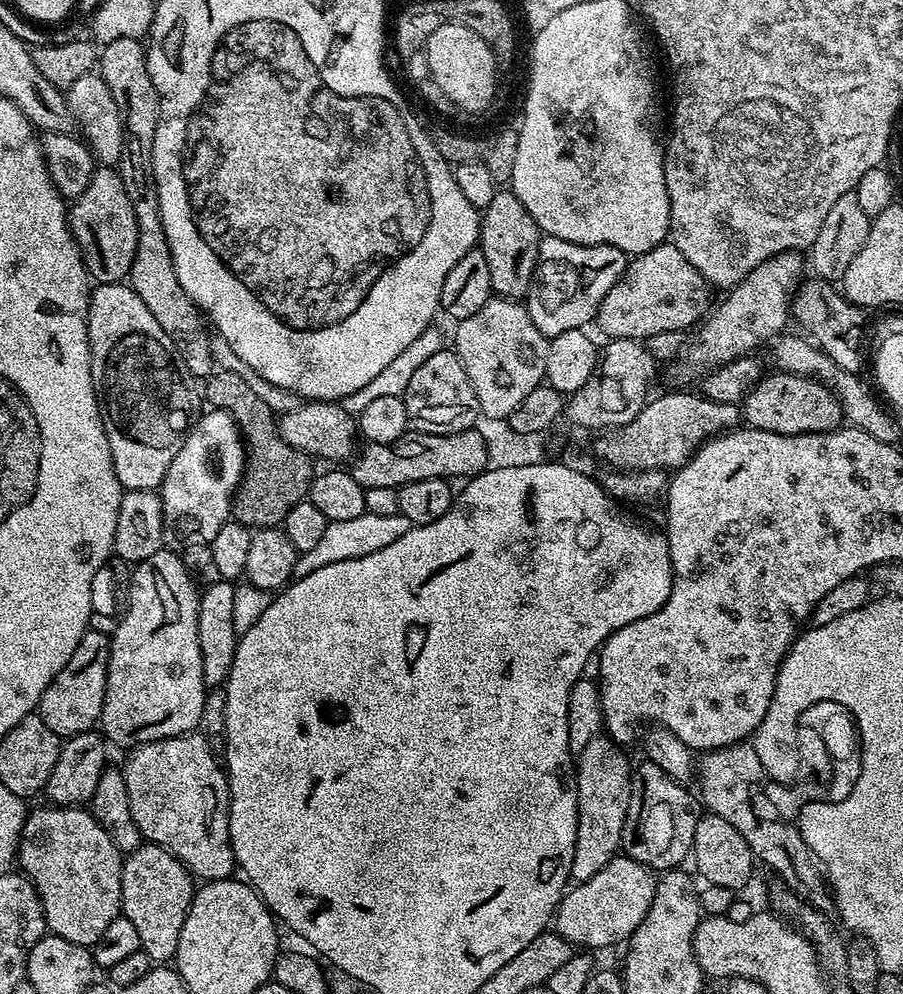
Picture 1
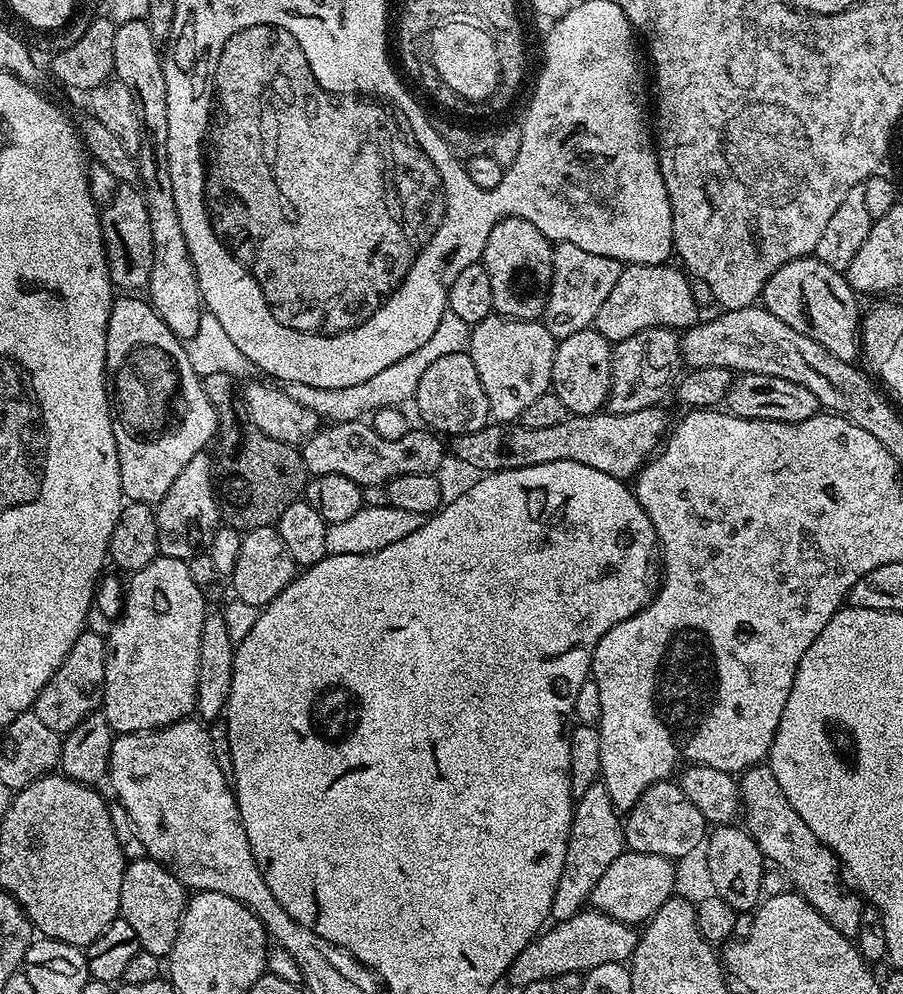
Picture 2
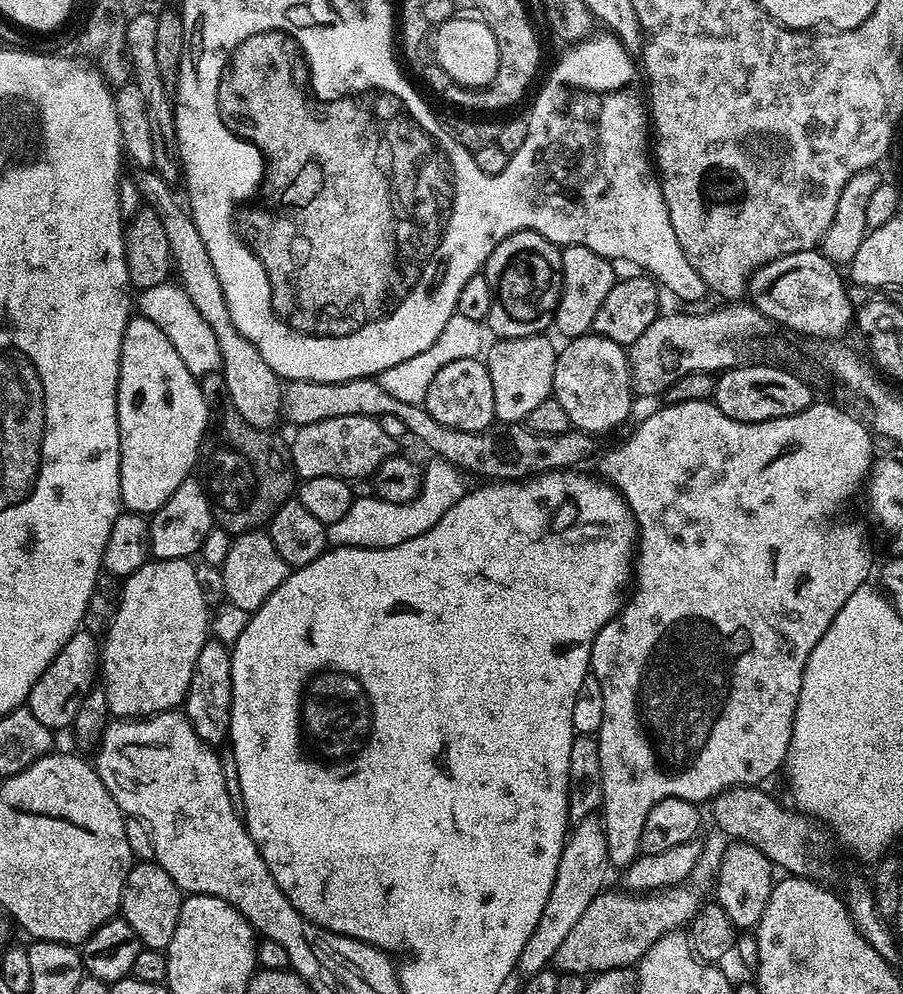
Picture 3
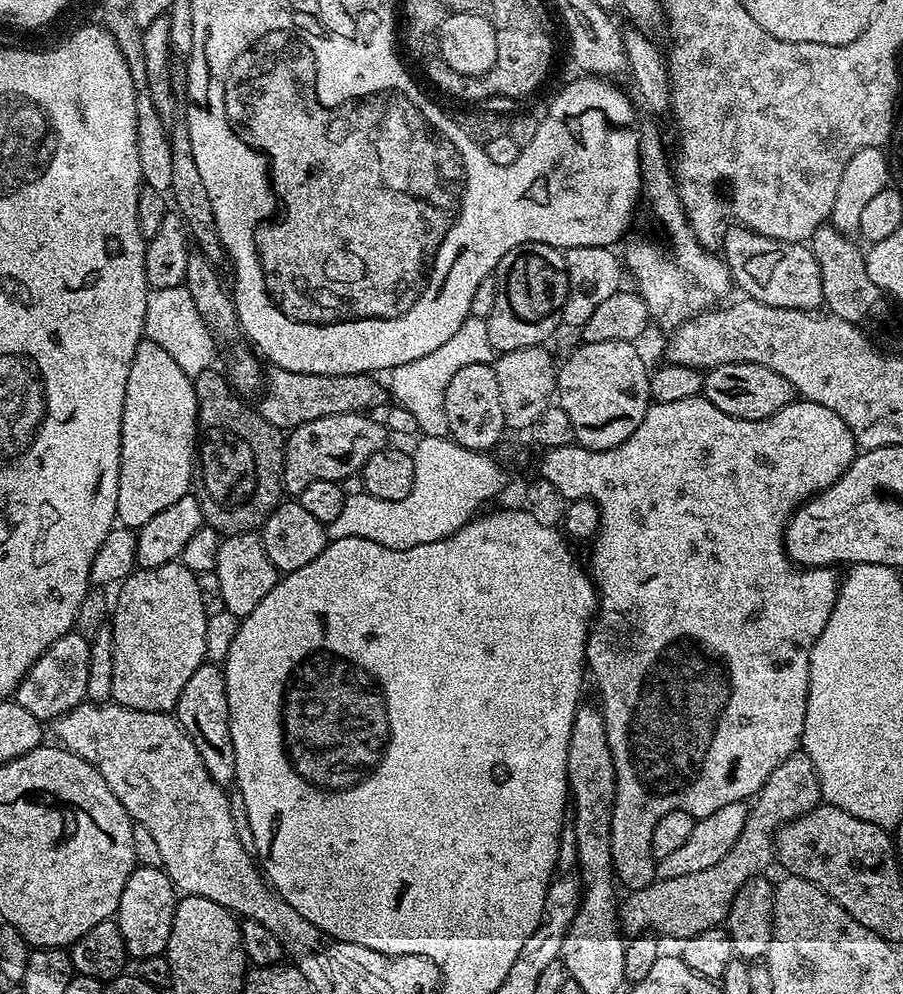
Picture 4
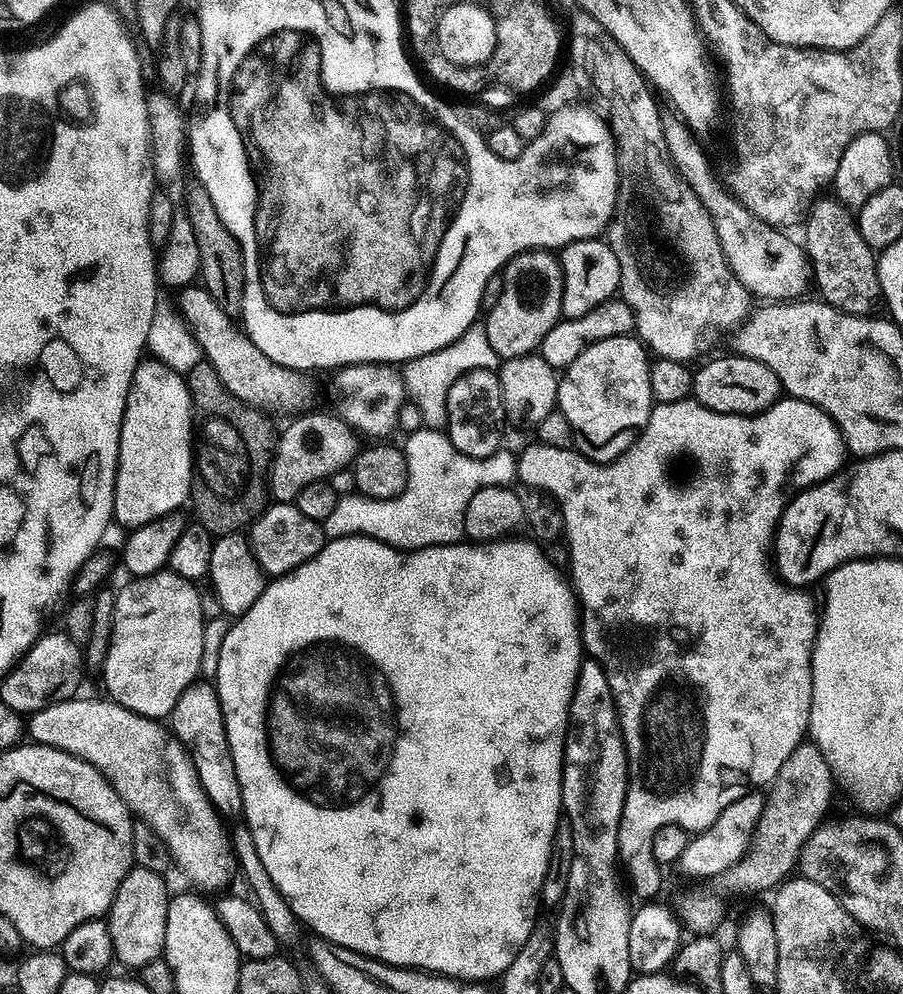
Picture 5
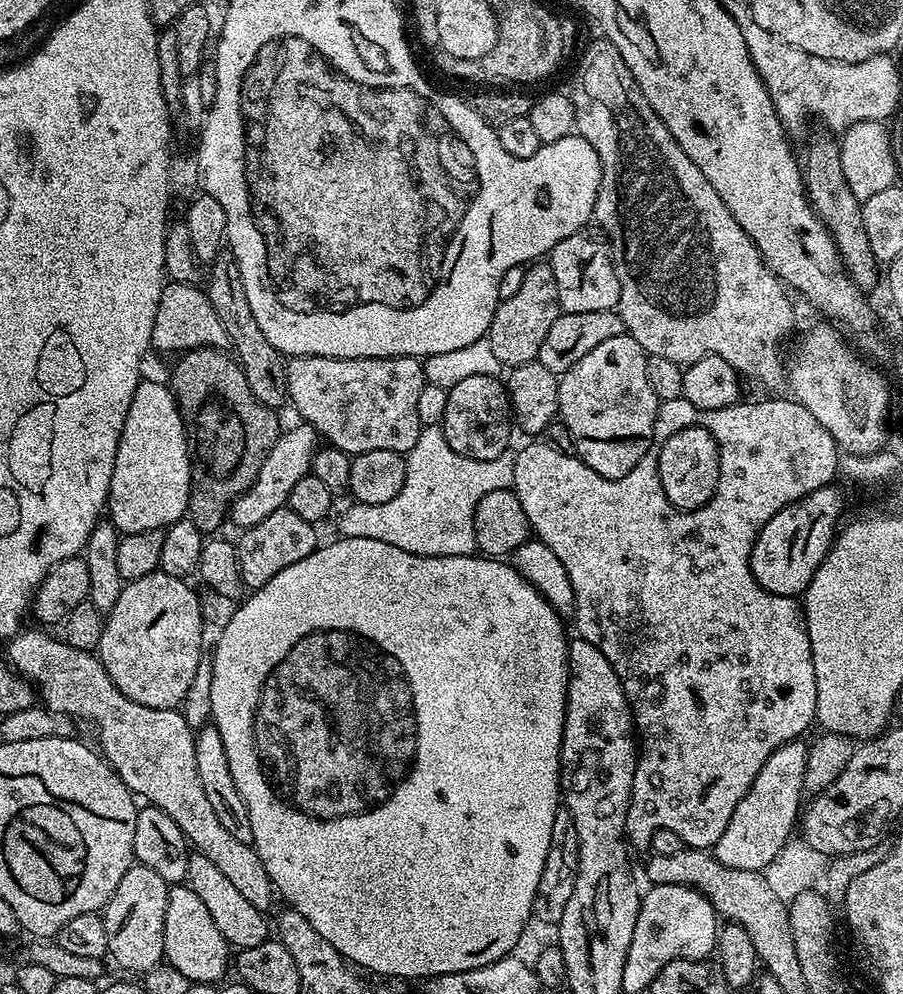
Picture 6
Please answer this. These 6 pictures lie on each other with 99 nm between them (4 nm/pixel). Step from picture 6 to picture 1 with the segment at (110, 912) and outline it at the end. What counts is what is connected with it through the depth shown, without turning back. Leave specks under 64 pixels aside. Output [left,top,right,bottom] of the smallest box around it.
[120,843,194,962]

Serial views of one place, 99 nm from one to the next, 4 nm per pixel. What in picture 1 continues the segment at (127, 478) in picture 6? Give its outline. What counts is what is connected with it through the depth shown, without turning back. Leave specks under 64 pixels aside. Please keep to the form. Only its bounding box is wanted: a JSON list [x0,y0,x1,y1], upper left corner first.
[88,282,201,489]

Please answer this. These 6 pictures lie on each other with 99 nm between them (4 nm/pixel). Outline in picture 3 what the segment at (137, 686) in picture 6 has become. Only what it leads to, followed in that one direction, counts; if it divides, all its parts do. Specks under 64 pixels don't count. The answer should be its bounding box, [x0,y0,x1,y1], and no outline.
[102,558,210,718]

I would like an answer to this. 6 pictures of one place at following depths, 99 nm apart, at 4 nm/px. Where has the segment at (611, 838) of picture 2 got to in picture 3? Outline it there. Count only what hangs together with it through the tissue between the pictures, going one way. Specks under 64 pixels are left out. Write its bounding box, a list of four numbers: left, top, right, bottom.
[518,814,610,973]

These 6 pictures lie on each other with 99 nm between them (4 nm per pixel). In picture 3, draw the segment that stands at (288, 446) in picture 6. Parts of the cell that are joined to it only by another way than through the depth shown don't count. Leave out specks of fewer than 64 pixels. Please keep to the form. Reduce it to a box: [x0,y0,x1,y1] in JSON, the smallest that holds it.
[290,416,398,481]

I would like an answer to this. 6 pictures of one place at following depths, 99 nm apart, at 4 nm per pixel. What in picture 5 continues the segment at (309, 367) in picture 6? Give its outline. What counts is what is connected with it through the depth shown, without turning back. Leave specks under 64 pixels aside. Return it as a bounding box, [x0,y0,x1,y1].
[332,363,406,438]

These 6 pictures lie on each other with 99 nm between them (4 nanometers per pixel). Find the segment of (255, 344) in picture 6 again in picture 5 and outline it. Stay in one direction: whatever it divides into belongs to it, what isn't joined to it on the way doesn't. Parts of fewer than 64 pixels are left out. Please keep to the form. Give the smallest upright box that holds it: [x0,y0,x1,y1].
[184,184,245,319]

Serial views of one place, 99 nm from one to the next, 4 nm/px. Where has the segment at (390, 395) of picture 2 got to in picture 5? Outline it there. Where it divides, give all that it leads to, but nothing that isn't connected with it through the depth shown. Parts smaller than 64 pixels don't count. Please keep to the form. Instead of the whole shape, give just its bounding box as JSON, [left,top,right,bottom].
[403,323,501,429]

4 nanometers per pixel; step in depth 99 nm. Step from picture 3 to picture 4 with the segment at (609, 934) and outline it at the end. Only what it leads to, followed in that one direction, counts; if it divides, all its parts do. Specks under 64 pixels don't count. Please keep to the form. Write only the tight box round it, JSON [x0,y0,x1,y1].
[618,750,821,942]

